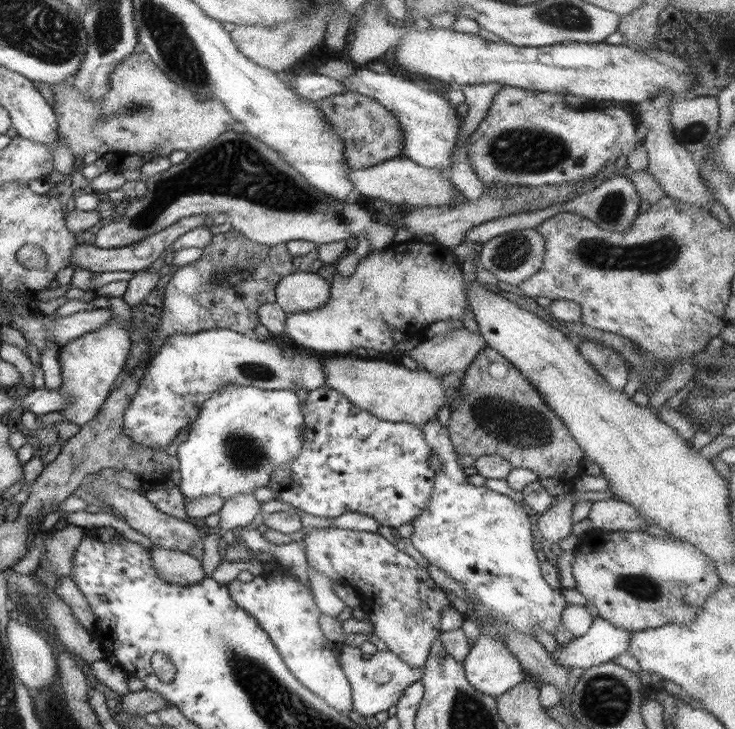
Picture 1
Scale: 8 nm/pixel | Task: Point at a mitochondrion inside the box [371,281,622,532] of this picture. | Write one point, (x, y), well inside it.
(510, 424)

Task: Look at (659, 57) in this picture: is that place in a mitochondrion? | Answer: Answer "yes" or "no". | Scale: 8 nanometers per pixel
no

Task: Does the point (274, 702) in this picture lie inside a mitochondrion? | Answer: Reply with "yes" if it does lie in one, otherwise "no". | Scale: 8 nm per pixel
yes

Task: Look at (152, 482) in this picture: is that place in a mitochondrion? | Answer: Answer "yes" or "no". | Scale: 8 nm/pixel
no

